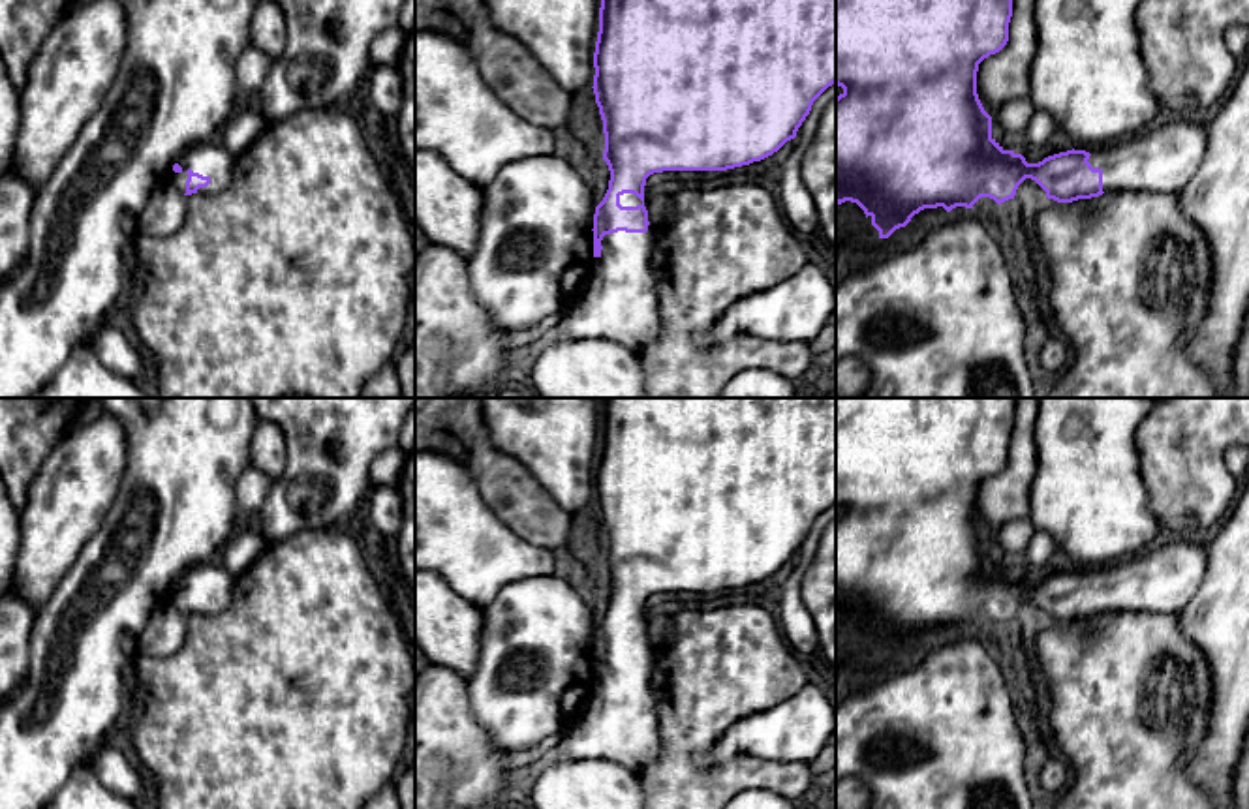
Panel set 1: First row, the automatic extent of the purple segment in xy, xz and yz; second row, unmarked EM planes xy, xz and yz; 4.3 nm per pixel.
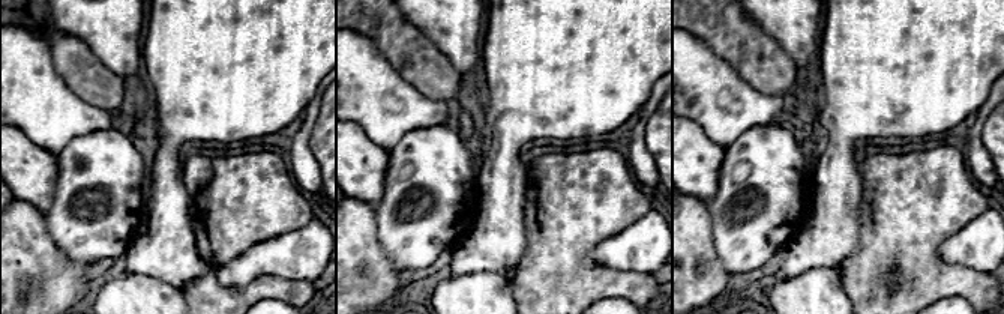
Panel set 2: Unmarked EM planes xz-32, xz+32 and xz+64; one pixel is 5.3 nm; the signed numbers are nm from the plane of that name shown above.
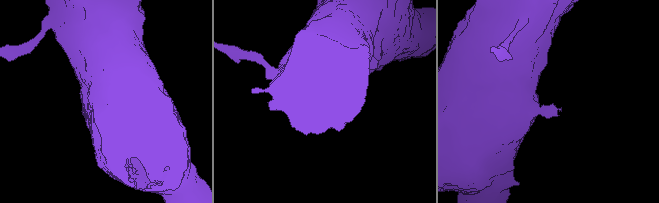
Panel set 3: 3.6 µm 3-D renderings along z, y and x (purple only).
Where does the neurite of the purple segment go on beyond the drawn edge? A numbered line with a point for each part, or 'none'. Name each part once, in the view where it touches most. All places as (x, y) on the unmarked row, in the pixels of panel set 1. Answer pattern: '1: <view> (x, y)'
1: xy (211, 579)

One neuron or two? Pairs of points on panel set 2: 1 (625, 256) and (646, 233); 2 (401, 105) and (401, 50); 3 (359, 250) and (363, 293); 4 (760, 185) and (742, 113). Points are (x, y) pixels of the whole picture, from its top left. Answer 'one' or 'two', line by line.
1: one
2: two
3: one
4: two

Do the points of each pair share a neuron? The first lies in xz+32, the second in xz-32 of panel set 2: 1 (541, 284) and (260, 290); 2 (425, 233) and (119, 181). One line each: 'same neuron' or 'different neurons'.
1: same neuron
2: same neuron

